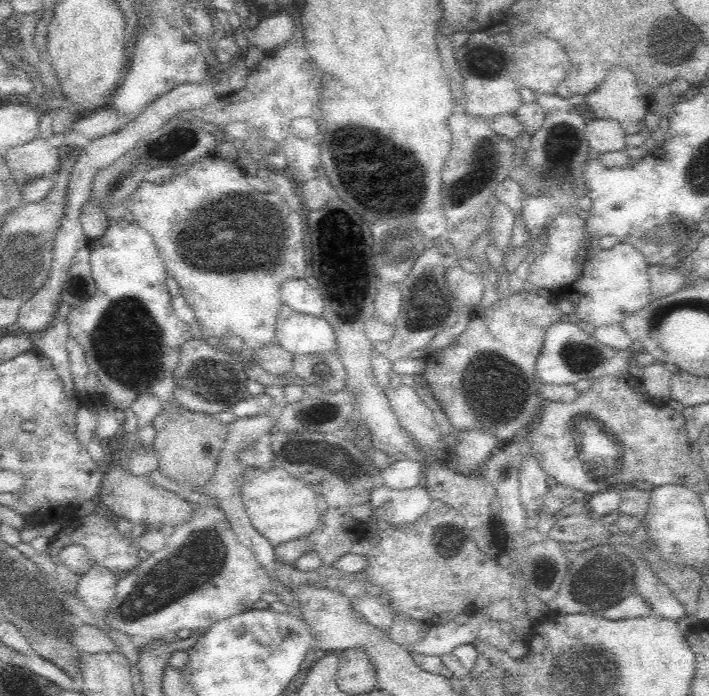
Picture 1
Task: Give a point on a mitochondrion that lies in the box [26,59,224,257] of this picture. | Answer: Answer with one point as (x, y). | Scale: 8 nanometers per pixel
(175, 145)

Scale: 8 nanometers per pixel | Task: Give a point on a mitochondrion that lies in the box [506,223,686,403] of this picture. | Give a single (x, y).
(579, 355)

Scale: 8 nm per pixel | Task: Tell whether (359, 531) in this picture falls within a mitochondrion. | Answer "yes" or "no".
no

